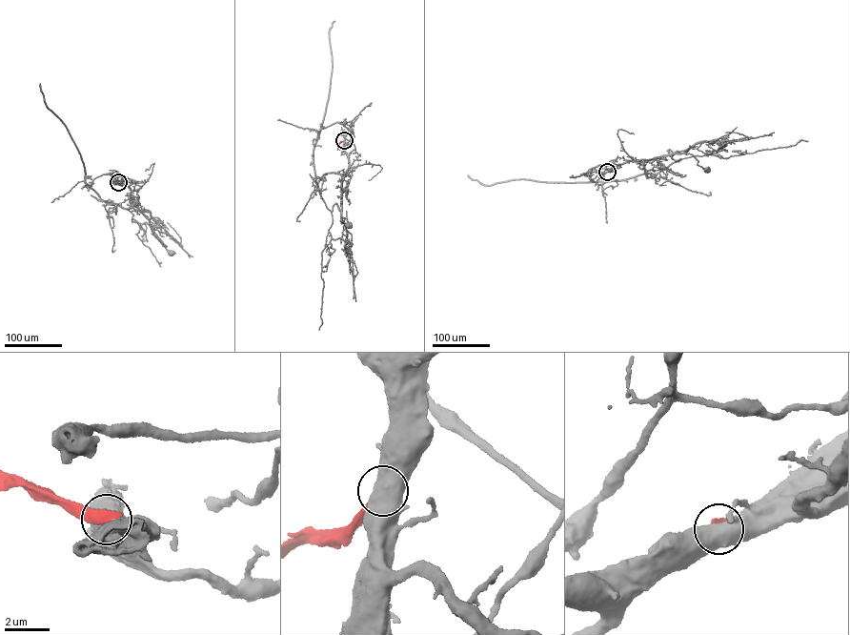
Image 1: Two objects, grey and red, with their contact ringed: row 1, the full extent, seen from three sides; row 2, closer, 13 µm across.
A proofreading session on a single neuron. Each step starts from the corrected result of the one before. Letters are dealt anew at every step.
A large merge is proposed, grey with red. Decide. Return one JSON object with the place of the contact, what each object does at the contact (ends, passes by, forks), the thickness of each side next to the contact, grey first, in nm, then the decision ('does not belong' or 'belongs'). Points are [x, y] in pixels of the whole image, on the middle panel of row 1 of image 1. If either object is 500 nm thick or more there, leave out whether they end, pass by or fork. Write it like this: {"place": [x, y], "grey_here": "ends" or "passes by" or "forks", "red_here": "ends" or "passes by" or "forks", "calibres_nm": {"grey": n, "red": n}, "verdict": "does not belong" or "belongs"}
{"place": [344, 140], "calibres_nm": {"grey": 700, "red": 480}, "verdict": "does not belong"}

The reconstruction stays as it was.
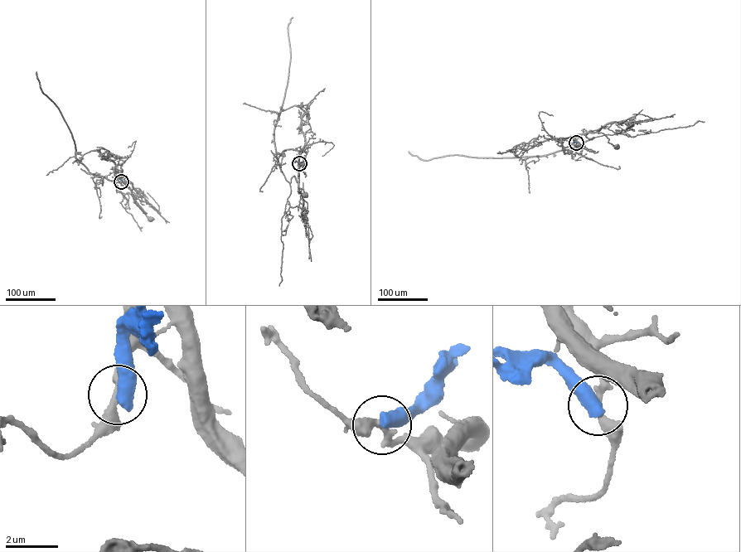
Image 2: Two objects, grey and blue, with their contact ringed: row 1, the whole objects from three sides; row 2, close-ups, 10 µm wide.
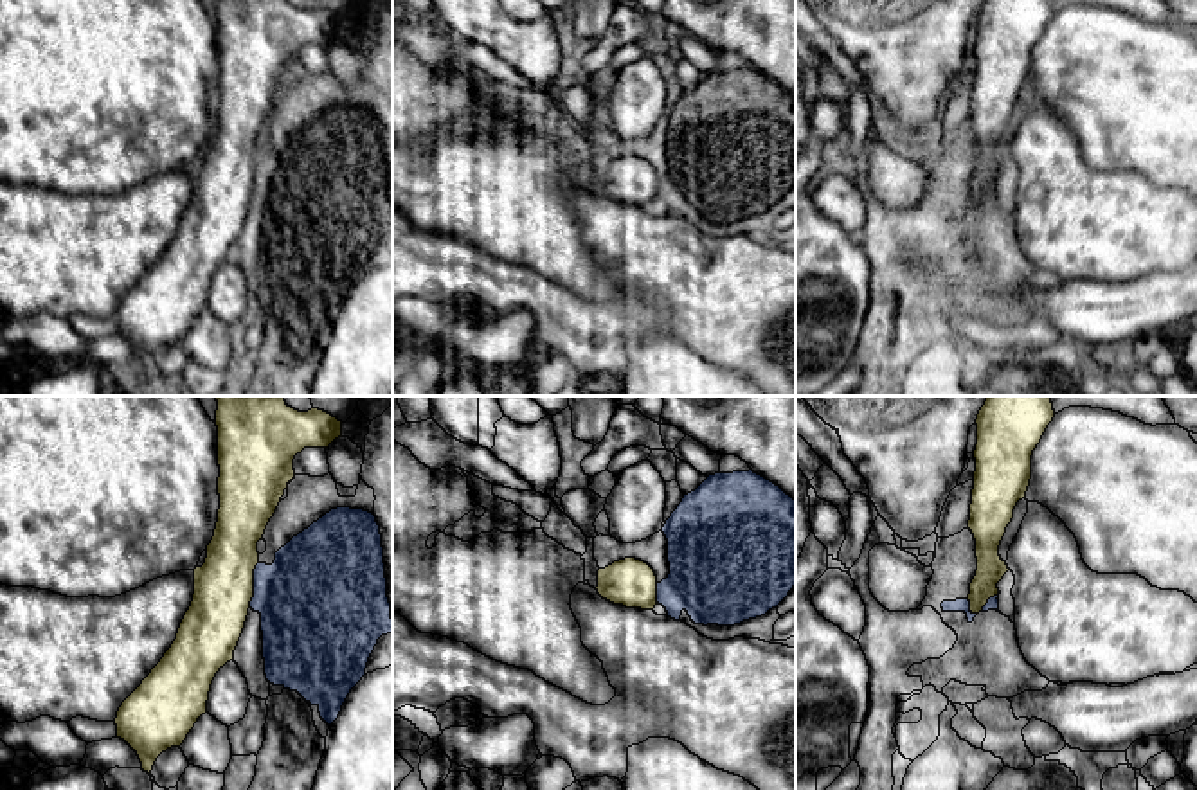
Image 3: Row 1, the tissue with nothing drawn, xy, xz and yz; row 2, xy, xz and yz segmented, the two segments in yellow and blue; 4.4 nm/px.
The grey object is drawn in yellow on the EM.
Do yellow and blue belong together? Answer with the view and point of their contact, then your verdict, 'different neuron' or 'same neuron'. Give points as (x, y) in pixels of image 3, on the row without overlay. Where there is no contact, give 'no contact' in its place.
xy (252, 182) | different neuron

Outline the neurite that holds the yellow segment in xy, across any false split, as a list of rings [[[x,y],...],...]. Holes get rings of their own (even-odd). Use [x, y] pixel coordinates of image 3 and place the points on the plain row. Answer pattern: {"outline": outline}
{"outline": [[[218,0],[218,92],[220,106],[207,155],[194,166],[194,191],[176,236],[142,281],[117,308],[117,335],[139,353],[151,371],[157,355],[180,344],[198,315],[207,310],[211,281],[230,257],[243,230],[254,194],[257,139],[274,113],[284,86],[295,74],[293,56],[304,45],[328,45],[342,34],[342,18],[311,5],[299,9],[286,0]]]}

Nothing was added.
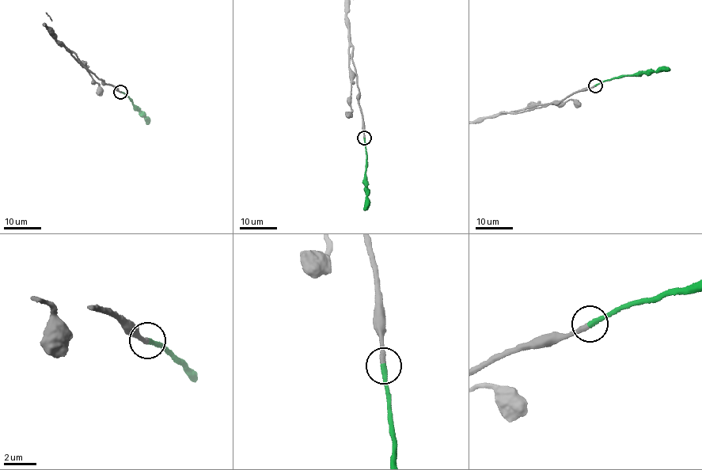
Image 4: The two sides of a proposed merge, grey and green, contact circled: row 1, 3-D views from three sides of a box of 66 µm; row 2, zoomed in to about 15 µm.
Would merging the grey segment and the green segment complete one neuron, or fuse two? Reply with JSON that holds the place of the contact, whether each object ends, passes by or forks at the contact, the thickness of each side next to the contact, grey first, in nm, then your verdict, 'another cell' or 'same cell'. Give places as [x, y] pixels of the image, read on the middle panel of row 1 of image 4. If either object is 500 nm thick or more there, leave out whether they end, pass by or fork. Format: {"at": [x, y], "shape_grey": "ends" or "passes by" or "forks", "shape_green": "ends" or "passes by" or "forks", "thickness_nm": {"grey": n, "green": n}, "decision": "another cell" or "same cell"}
{"at": [364, 138], "shape_grey": "ends", "shape_green": "ends", "thickness_nm": {"grey": 280, "green": 320}, "decision": "same cell"}

